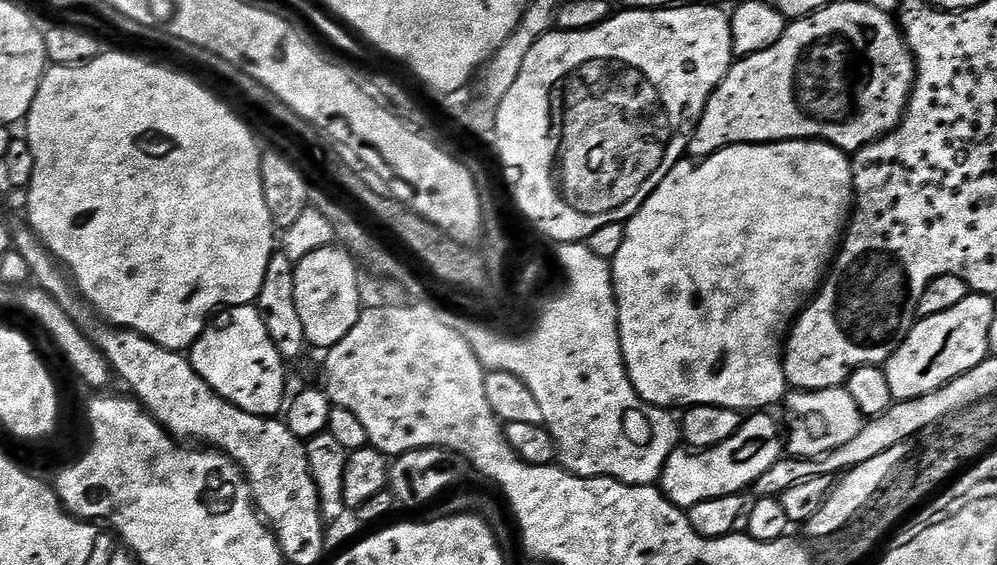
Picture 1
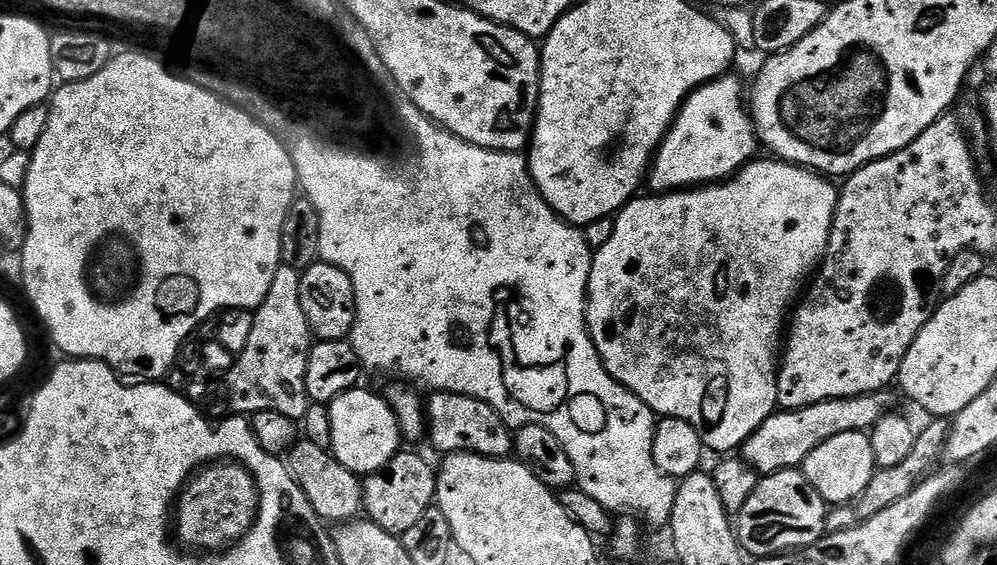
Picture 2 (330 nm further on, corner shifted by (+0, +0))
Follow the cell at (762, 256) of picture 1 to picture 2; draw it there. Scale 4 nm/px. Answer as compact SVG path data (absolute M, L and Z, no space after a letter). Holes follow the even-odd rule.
M779 158L760 159L753 159L735 176L729 176L723 182L697 186L691 190L672 190L667 194L641 195L629 200L614 217L614 232L610 240L601 248L595 249L588 279L588 333L591 334L608 373L622 386L629 388L635 396L642 398L642 402L646 402L646 406L651 408L657 417L673 416L682 418L682 422L690 422L690 426L698 430L709 453L735 453L732 451L743 446L762 426L762 422L766 422L766 418L770 418L773 412L777 411L780 399L776 381L778 365L782 360L786 321L793 311L794 301L801 295L802 289L809 283L810 277L817 271L824 253L828 250L832 219L840 201L837 185L832 185L835 183L829 177L801 168L798 164L786 164Z

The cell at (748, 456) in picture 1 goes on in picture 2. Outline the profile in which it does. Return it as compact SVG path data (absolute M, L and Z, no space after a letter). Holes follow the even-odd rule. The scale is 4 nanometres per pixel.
M881 390L870 396L851 396L845 400L827 400L795 410L773 412L758 431L742 446L743 459L761 474L796 470L822 442L847 432L868 432L893 407L891 391Z

